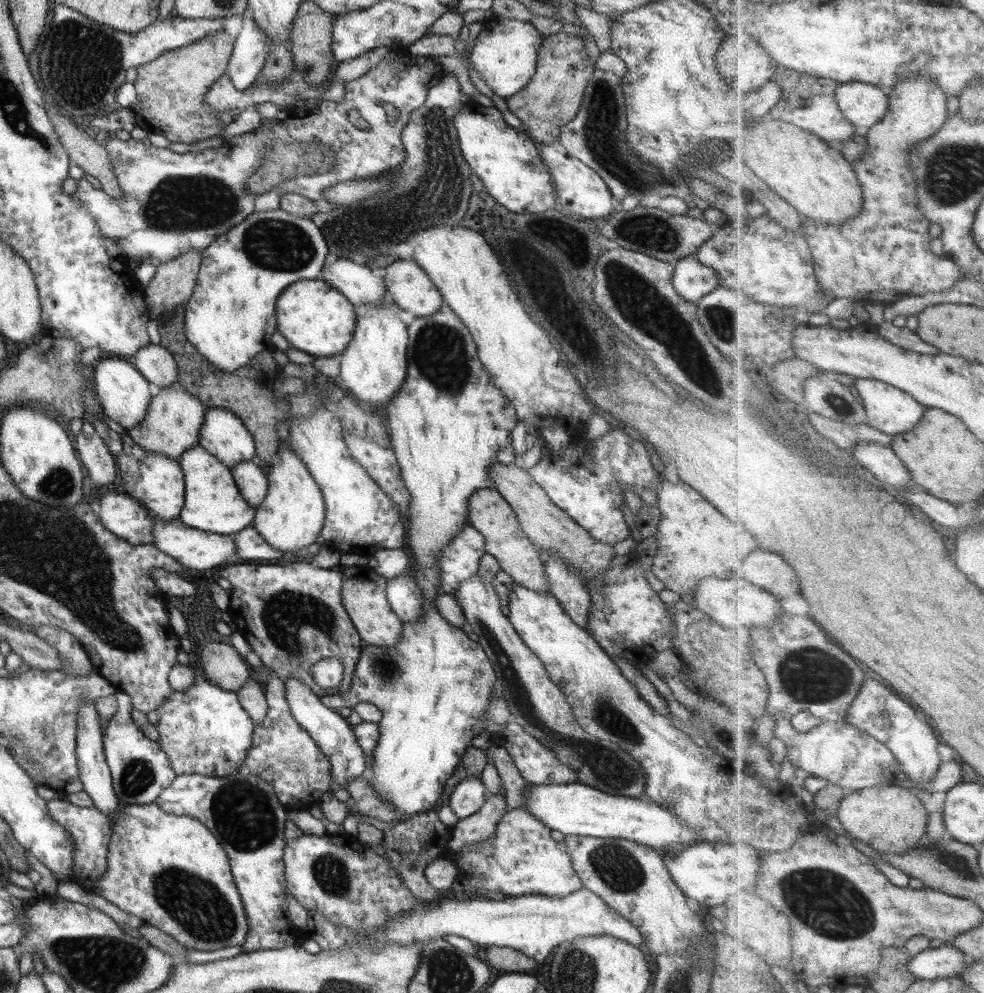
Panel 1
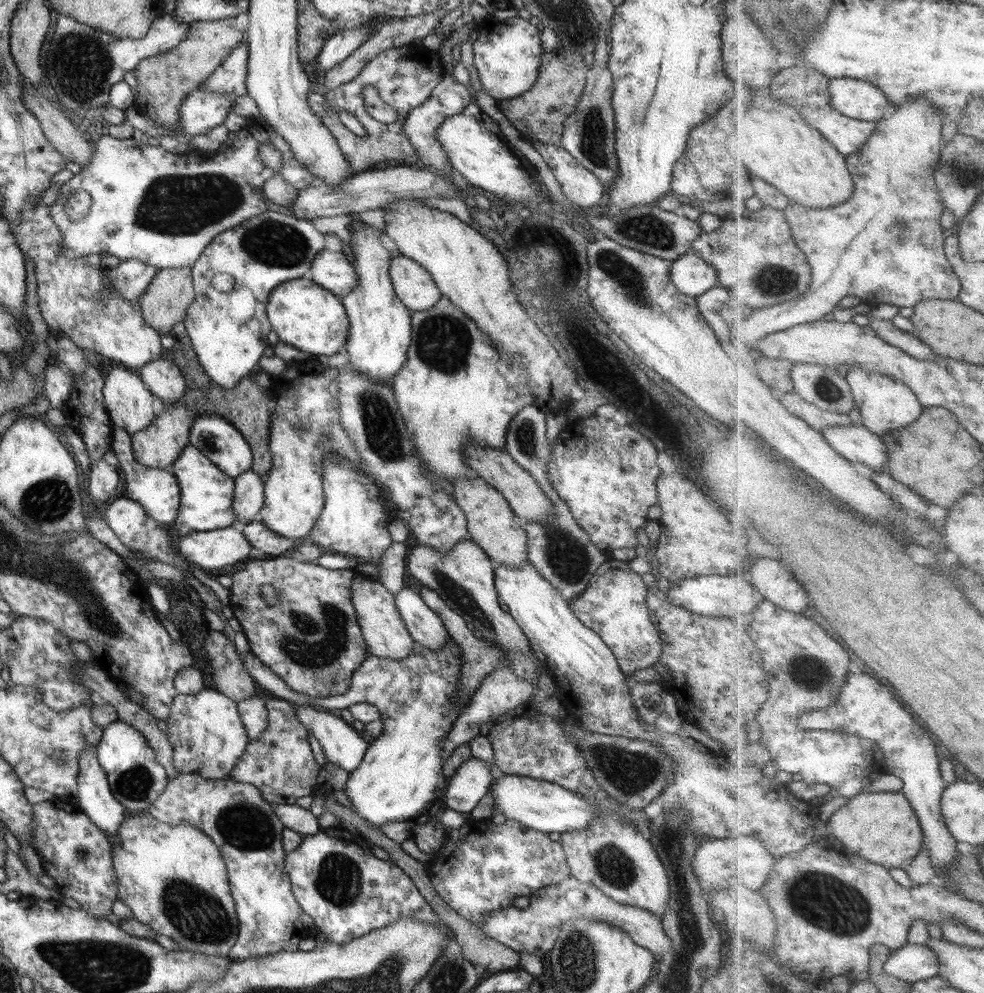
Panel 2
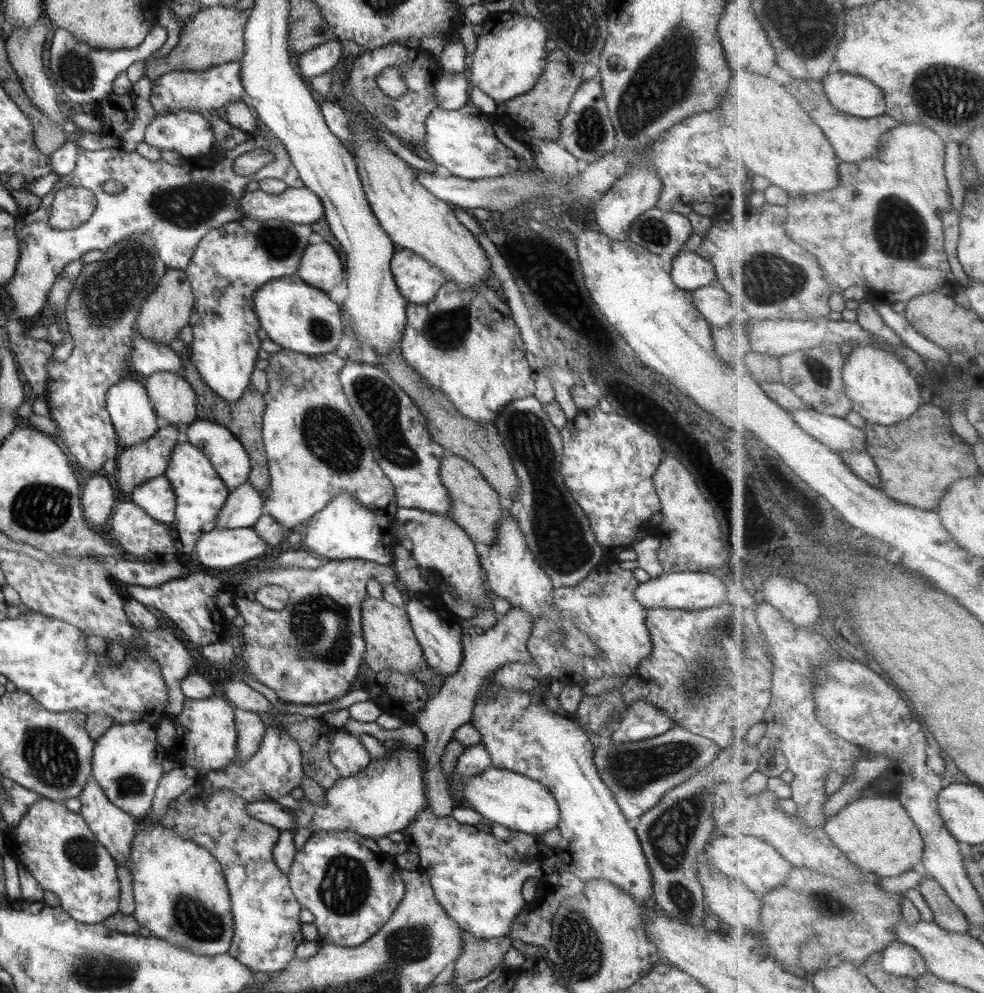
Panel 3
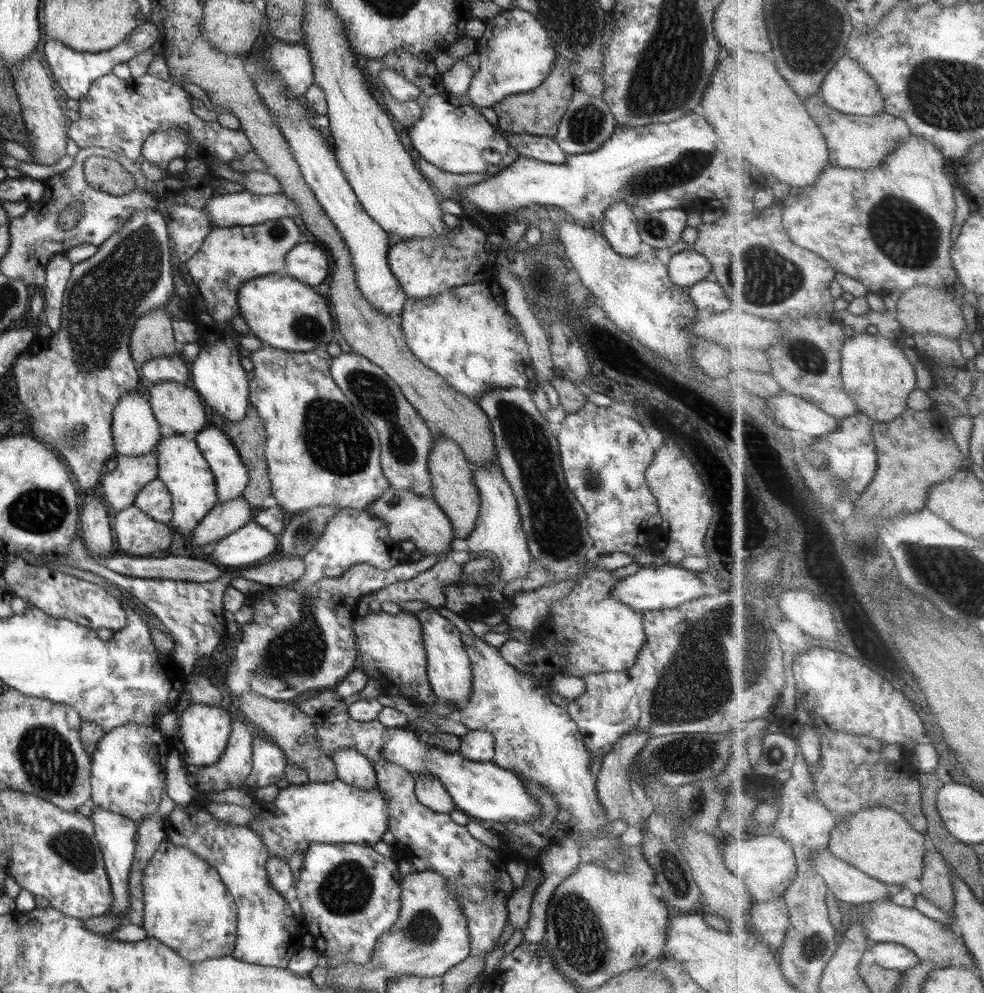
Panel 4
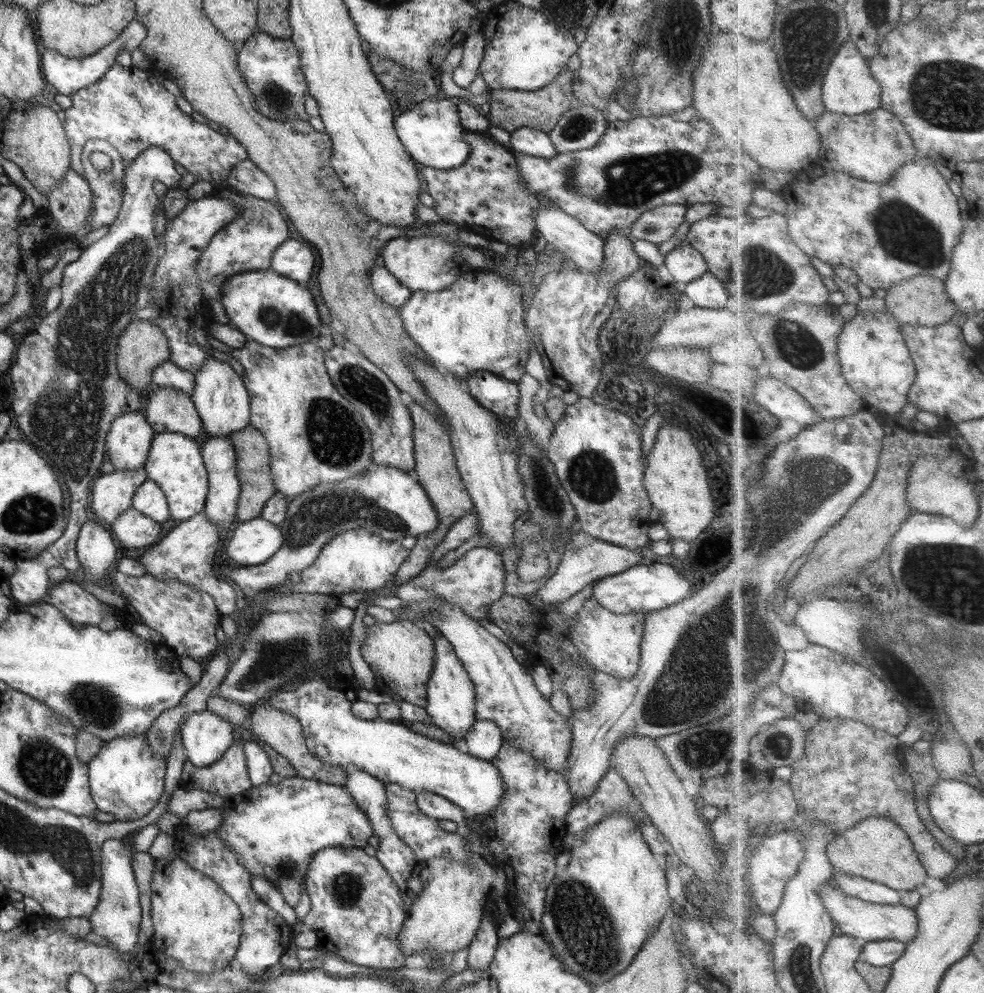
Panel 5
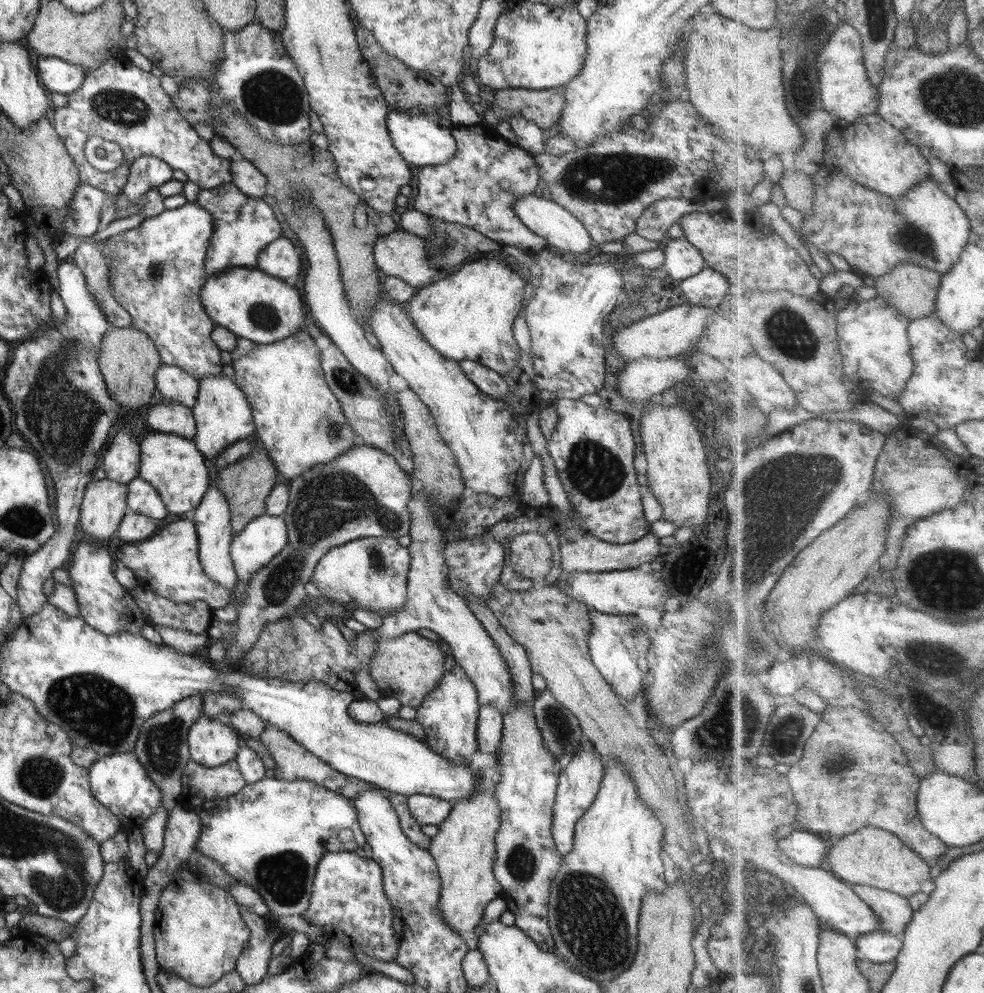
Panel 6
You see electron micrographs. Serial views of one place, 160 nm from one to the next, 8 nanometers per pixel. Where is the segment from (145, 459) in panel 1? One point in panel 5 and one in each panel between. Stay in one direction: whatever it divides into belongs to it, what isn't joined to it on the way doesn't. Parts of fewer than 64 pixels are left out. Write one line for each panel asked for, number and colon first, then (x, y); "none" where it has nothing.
2: (157, 490)
3: (156, 497)
4: (154, 499)
5: (148, 499)

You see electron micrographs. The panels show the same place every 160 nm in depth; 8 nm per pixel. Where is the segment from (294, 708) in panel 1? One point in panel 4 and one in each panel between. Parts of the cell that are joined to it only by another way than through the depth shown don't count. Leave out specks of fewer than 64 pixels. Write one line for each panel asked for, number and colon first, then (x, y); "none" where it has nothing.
2: (342, 745)
3: (347, 754)
4: (353, 768)

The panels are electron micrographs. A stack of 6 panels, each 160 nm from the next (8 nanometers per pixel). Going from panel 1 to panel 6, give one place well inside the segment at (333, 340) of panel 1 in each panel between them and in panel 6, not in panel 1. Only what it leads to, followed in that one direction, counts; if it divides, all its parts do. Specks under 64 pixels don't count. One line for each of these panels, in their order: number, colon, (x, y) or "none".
2: (304, 315)
3: (297, 316)
4: (282, 312)
5: (265, 306)
6: (252, 304)

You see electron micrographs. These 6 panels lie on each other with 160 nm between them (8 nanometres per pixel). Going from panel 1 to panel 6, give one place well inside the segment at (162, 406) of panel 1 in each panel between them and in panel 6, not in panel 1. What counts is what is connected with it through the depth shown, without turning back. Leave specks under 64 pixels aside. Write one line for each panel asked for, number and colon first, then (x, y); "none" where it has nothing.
2: (158, 447)
3: (140, 463)
4: (119, 488)
5: (112, 494)
6: (103, 506)

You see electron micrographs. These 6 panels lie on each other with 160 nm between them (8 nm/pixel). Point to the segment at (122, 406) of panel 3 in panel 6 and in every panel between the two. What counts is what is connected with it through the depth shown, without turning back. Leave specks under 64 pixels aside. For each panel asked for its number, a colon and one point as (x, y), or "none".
4: (135, 431)
5: (127, 444)
6: (121, 461)

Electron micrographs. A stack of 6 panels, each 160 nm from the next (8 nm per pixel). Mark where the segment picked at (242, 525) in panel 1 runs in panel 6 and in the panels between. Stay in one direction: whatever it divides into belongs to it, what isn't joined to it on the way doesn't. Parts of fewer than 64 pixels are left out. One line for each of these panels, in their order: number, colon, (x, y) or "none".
2: (206, 494)
3: (200, 494)
4: (181, 467)
5: (174, 463)
6: (174, 466)

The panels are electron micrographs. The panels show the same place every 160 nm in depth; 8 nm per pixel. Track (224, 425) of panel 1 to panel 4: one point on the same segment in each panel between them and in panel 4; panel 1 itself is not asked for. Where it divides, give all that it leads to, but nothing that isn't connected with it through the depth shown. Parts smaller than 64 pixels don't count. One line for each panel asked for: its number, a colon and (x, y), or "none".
2: (224, 446)
3: (228, 457)
4: (231, 476)

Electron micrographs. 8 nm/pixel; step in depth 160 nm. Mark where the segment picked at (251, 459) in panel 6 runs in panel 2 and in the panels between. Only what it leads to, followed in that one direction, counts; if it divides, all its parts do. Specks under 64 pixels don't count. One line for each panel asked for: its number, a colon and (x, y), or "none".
2: (245, 406)
3: (243, 419)
4: (248, 436)
5: (257, 486)

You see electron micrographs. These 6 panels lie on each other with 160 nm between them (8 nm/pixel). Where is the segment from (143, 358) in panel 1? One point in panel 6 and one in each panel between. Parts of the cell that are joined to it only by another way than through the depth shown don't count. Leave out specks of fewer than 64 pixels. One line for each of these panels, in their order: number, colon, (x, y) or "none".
2: (163, 378)
3: (172, 397)
4: (178, 406)
5: (169, 410)
6: (170, 418)

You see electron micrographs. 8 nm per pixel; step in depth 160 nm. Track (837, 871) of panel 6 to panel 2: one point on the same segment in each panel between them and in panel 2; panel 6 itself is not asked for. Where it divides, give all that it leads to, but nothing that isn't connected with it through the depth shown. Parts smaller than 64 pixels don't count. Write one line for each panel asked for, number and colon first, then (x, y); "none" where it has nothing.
2: (884, 827)
3: (879, 834)
4: (881, 841)
5: (879, 849)

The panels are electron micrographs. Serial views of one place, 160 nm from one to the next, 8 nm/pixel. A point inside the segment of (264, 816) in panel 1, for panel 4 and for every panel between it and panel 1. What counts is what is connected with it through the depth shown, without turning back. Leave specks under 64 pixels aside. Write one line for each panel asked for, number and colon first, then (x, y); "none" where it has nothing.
2: (242, 824)
3: (266, 915)
4: (268, 934)

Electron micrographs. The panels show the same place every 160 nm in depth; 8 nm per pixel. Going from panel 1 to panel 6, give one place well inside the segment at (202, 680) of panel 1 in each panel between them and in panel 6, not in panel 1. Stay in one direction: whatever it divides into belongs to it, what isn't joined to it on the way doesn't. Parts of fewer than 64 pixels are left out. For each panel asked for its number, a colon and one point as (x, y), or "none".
2: (208, 736)
3: (206, 739)
4: (203, 732)
5: (206, 736)
6: (212, 742)

